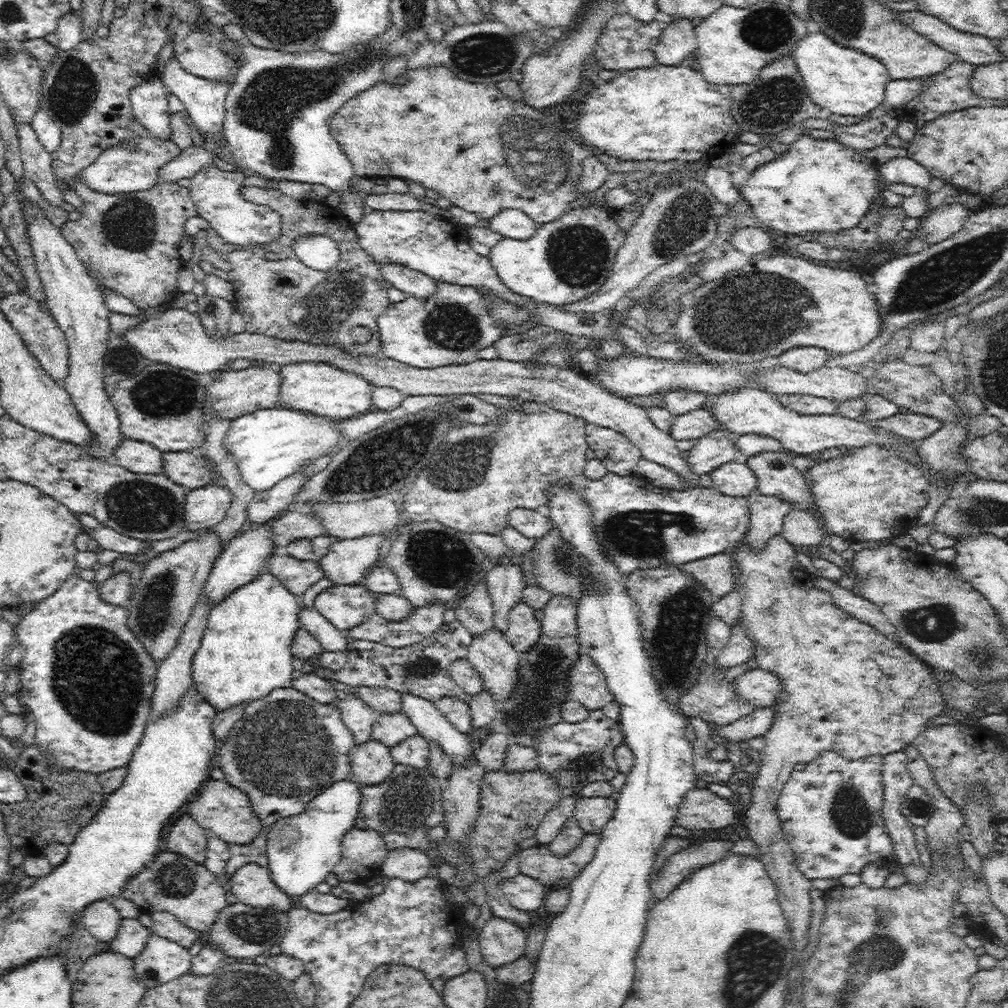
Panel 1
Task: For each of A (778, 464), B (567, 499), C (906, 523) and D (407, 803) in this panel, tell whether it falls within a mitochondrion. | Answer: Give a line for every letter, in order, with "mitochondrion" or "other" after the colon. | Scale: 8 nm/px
A: other
B: other
C: other
D: mitochondrion

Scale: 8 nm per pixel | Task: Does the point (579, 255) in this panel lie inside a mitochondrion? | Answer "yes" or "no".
yes

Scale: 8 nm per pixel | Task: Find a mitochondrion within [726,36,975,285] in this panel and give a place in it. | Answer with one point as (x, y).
(769, 104)

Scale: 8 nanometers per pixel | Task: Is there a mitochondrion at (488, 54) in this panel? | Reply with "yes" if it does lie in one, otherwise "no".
yes

